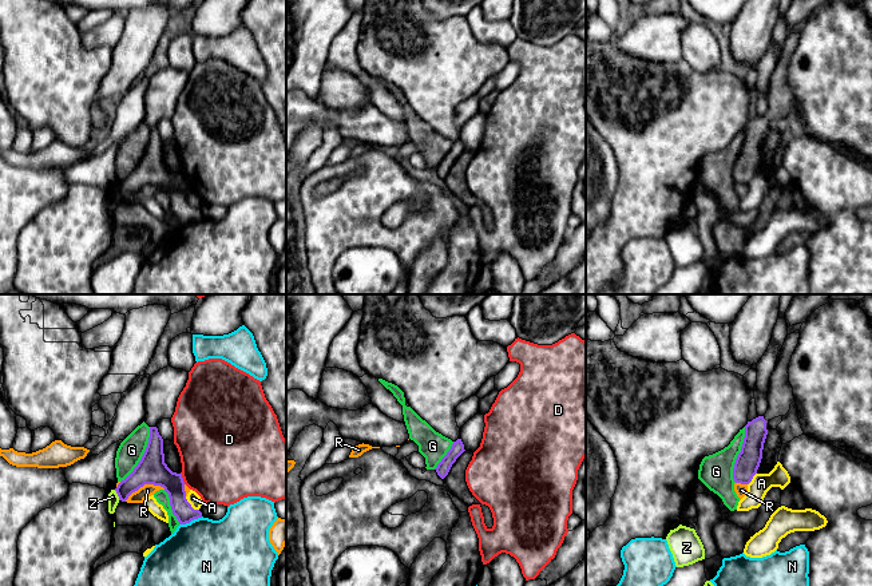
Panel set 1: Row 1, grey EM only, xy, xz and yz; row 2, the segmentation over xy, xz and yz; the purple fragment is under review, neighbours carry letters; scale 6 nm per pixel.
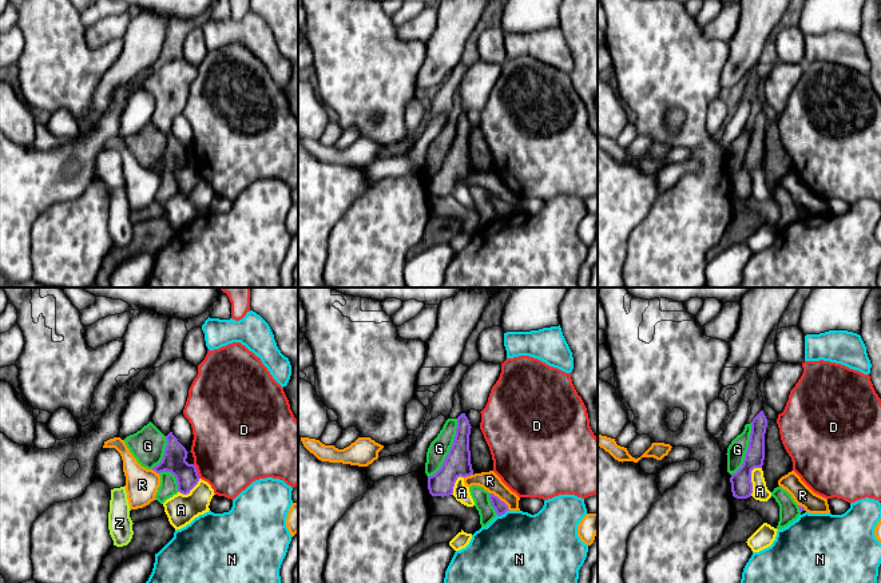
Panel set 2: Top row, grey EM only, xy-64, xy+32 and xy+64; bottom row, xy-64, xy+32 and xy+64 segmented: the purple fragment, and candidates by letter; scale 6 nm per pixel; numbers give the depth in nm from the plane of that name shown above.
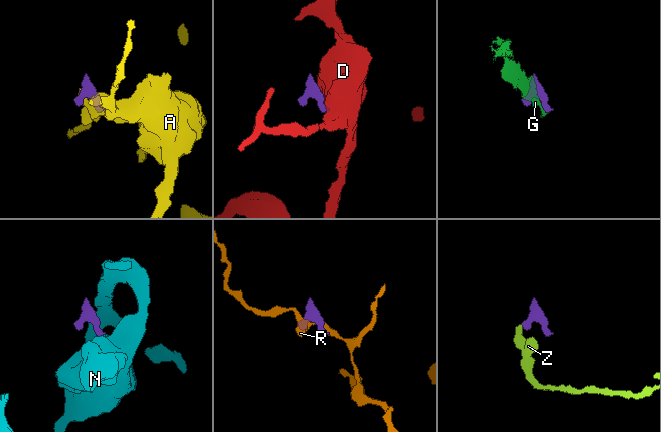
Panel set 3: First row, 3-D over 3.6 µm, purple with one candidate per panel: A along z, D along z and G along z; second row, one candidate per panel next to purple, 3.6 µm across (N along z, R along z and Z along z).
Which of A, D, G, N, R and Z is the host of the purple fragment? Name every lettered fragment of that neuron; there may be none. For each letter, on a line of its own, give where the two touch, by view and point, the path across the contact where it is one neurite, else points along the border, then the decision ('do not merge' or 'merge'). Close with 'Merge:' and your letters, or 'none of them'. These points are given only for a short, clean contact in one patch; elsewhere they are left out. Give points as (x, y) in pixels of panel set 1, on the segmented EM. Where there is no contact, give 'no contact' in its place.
A: xy (190, 505) | do not merge
D: xy (182, 478) | along xy (181, 472), (185, 483) | do not merge
G: xy (143, 455) | do not merge
N: xy (190, 521) | along xy (202, 517), (179, 525) | do not merge
R: xy (145, 483) | along xy (165, 489), (157, 484), (143, 484), (125, 501) | do not merge
Z: xy (118, 495) | along xy (114, 490), (119, 499) | do not merge
Merge: none of them

